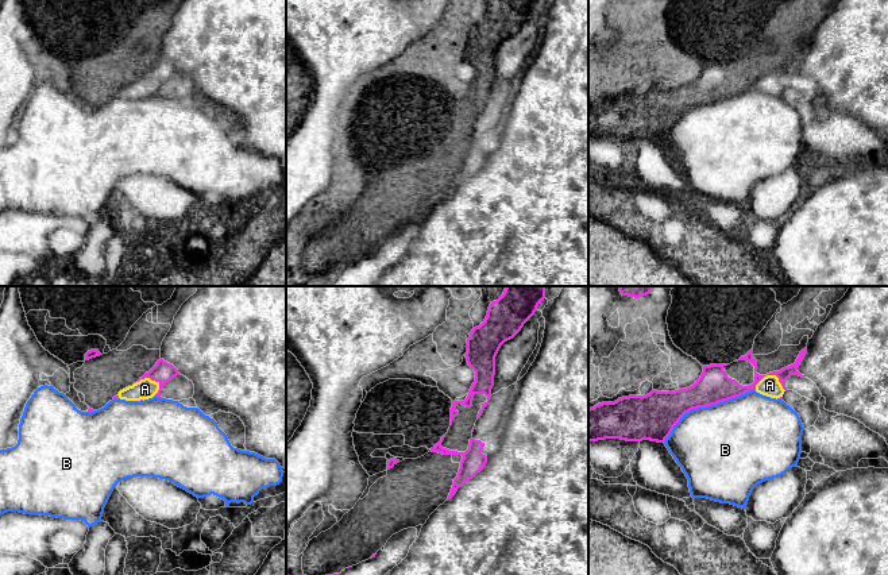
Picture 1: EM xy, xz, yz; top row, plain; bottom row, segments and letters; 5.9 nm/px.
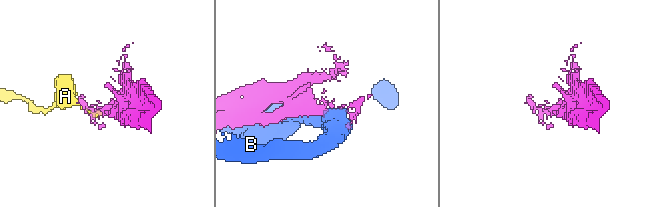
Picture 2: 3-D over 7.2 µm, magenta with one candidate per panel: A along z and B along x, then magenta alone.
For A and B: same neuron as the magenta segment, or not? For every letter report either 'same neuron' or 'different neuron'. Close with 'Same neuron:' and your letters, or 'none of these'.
A: different neuron
B: different neuron
Same neuron: none of these

